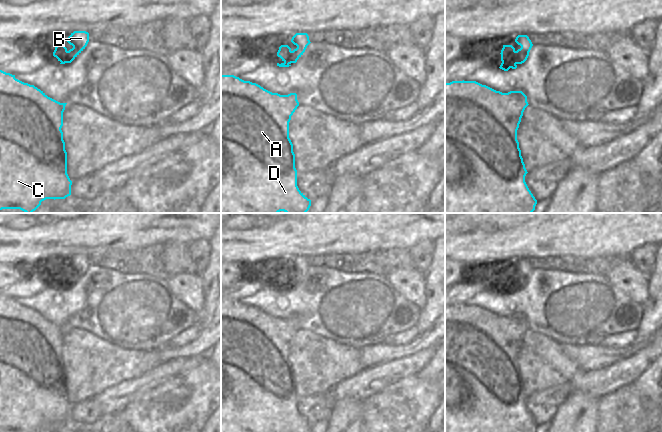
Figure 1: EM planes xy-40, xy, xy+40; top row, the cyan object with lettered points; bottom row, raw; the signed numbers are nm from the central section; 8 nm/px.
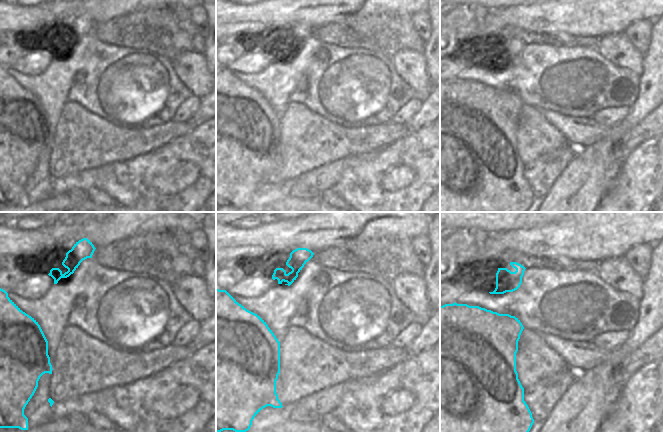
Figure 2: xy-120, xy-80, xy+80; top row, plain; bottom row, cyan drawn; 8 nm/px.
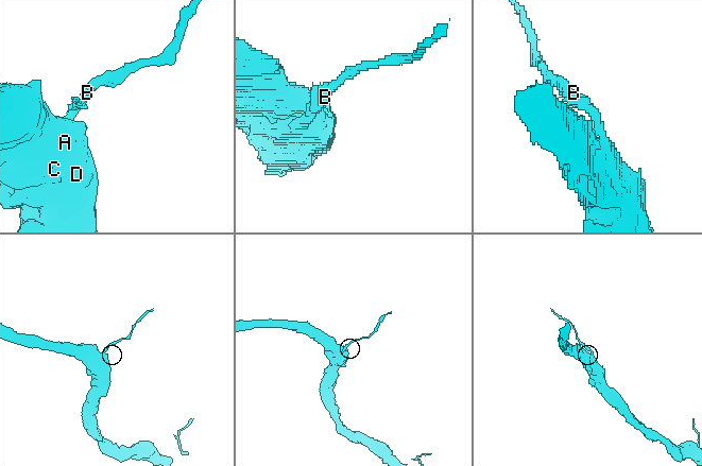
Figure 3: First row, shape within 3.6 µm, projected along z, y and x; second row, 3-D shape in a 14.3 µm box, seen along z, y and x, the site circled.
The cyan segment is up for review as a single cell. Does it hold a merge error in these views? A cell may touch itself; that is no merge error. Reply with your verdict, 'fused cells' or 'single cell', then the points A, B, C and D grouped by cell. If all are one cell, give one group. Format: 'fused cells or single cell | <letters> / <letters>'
single cell | A B C D

